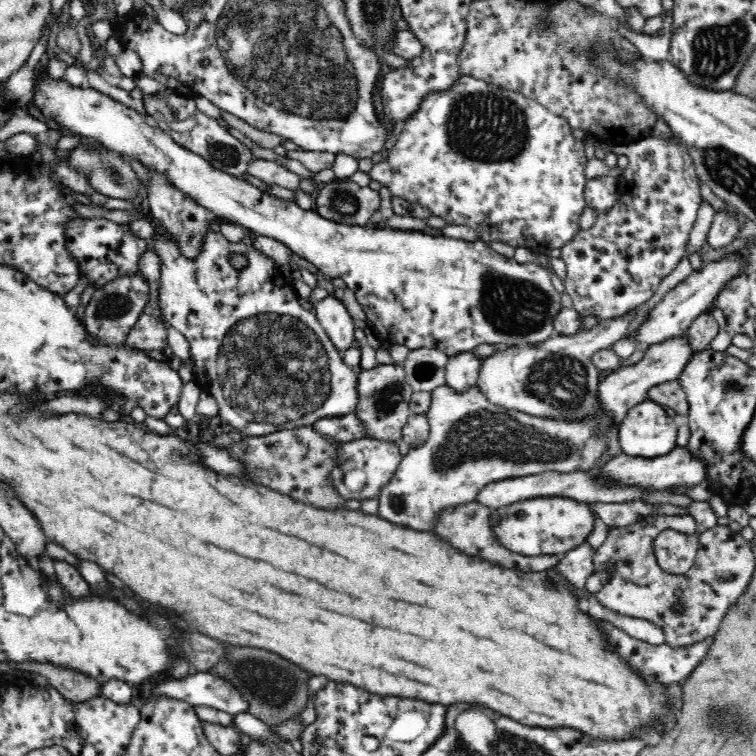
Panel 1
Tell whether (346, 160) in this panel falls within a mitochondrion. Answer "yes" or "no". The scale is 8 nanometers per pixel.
no

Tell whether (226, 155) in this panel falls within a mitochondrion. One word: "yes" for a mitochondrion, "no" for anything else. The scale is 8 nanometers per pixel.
yes

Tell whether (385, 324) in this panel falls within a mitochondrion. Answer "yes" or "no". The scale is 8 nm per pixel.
no

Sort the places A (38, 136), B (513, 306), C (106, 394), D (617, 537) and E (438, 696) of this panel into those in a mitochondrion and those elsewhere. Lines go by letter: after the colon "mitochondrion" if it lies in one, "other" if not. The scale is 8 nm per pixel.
A: other
B: mitochondrion
C: other
D: other
E: other

